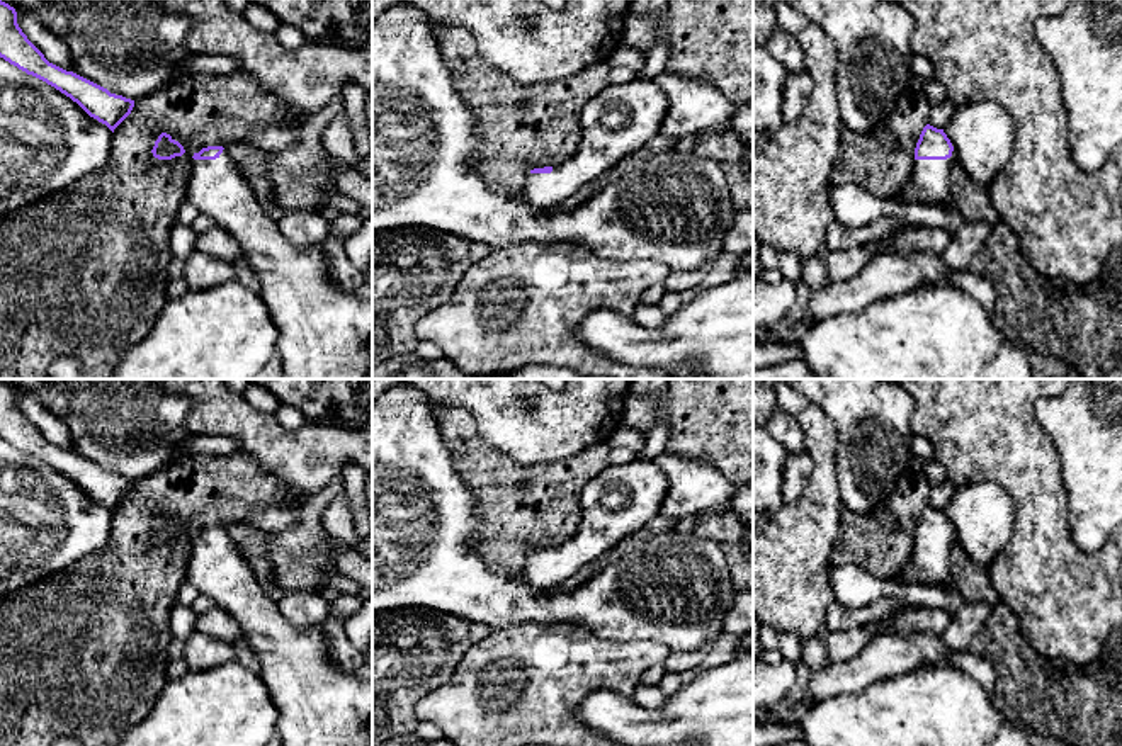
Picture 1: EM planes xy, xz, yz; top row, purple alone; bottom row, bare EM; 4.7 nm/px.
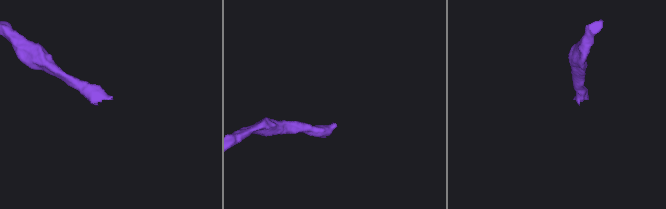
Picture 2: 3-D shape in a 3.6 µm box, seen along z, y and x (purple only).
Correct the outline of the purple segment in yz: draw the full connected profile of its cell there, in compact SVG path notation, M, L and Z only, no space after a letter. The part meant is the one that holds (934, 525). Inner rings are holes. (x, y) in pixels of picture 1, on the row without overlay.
M926 505L915 528L915 544L908 564L891 579L908 585L947 586L954 527L944 510Z

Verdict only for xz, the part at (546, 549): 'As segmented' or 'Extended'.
Extended

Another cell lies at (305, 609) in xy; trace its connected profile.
M284 591L279 608L298 627L323 625L332 617L330 598L328 591Z

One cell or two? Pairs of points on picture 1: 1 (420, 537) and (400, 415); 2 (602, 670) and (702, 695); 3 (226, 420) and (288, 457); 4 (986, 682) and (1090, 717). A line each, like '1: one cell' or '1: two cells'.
1: one cell
2: two cells
3: one cell
4: two cells

